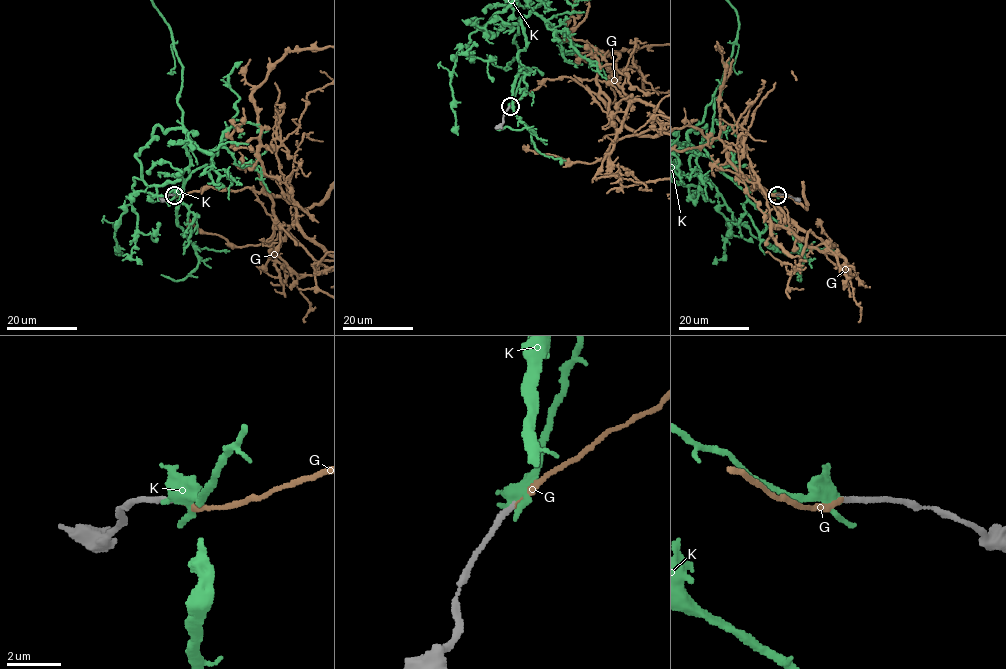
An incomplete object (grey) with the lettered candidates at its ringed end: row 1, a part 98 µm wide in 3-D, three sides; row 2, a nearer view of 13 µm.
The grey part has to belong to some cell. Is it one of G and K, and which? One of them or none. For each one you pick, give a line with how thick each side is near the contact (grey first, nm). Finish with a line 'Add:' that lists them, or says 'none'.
G: 220 nm thick on the grey side, 180 nm on the other
Add: G

